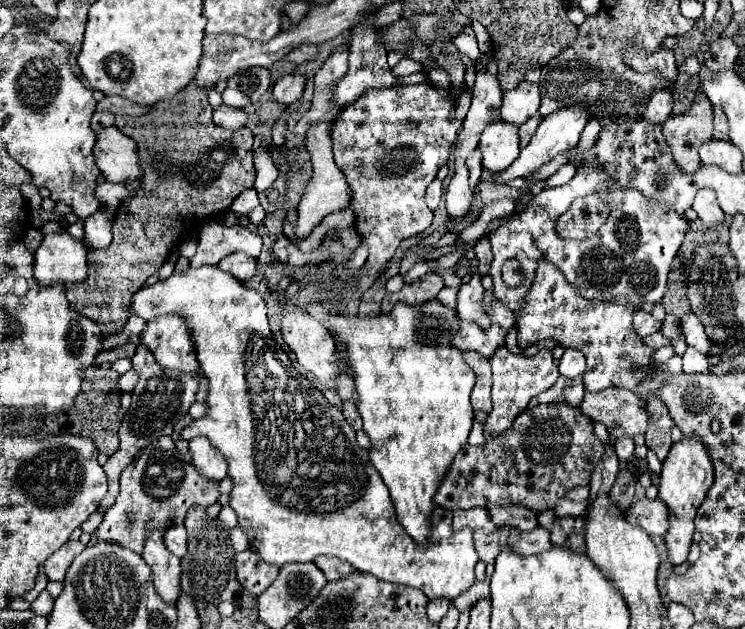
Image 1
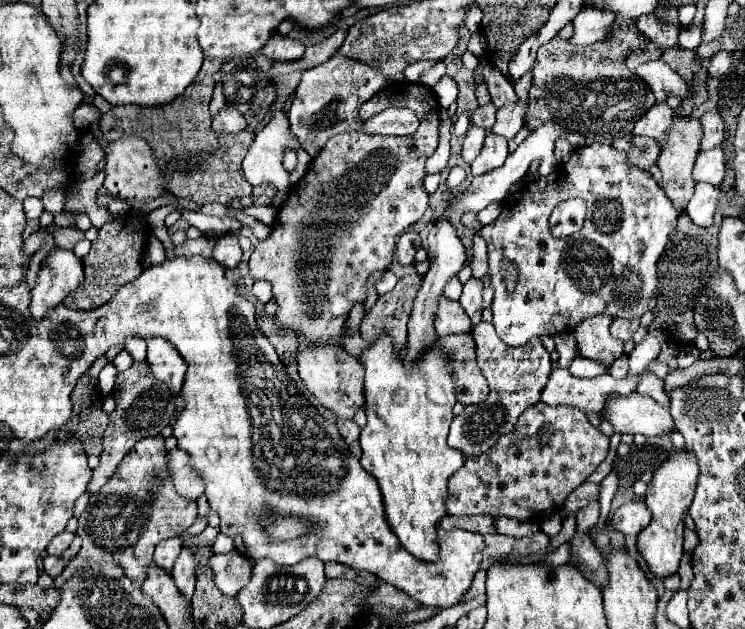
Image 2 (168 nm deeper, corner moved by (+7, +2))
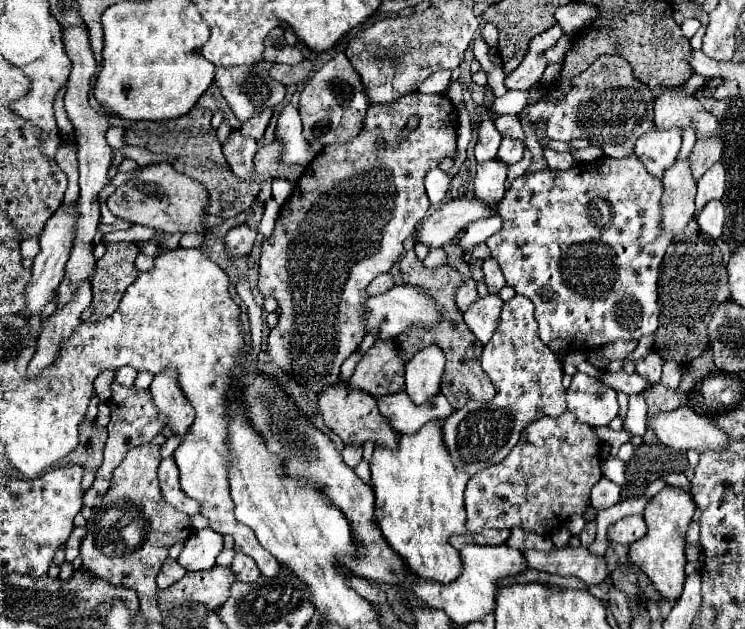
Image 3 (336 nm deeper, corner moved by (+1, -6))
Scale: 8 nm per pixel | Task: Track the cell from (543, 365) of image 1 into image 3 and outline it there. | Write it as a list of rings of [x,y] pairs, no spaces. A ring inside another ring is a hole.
[[[515,295],[507,301],[495,335],[483,347],[481,365],[497,387],[497,395],[489,403],[469,401],[453,415],[439,419],[443,443],[455,467],[467,471],[471,477],[503,461],[529,423],[547,415],[559,417],[567,411],[565,387],[561,385],[563,363],[539,339],[533,309],[533,303],[523,295]]]

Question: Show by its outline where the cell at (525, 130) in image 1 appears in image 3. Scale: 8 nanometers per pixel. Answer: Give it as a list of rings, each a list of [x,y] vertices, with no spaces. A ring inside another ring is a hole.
[[[525,149],[523,159],[521,159],[519,163],[515,163],[515,165],[511,165],[511,167],[509,167],[509,175],[507,175],[507,179],[509,179],[509,181],[513,181],[513,179],[521,177],[521,175],[527,171],[529,163],[531,163],[531,151],[529,151],[529,149]]]

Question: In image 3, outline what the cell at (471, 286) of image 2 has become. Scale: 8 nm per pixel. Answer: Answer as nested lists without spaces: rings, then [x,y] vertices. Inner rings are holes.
[[[487,295],[483,299],[477,299],[477,303],[473,303],[469,311],[463,313],[465,323],[471,327],[471,331],[483,345],[493,337],[499,325],[501,307],[503,307],[503,301],[499,295]]]

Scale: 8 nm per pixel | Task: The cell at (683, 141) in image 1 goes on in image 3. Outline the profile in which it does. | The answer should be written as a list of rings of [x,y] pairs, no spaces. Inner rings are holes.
[[[675,161],[663,177],[661,197],[661,227],[667,233],[679,235],[695,215],[695,181],[691,179],[689,161]]]

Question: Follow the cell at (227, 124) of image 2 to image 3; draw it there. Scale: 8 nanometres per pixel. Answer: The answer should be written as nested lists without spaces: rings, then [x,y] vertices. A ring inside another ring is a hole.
[[[233,131],[227,143],[223,145],[223,153],[225,153],[227,163],[231,165],[231,171],[239,179],[247,179],[247,181],[255,179],[255,169],[253,169],[253,157],[257,153],[255,139],[247,139],[239,131]]]

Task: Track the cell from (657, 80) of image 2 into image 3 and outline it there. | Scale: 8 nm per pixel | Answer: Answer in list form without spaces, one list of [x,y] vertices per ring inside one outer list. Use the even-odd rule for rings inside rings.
[[[667,87],[655,99],[655,127],[659,129],[695,129],[697,135],[713,137],[717,131],[717,119],[703,109],[697,97],[677,93],[679,87]]]

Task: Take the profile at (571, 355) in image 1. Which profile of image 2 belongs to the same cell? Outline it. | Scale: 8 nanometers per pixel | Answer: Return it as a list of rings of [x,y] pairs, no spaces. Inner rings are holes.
[[[577,355],[569,365],[569,373],[575,377],[597,377],[607,371],[609,371],[609,367],[601,367],[599,363],[593,363],[581,355]]]

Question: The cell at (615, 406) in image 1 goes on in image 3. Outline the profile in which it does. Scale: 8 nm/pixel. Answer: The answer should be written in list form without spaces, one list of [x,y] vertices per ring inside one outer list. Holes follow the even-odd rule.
[[[679,407],[649,417],[647,427],[657,433],[657,439],[663,445],[677,451],[721,451],[729,445],[729,435],[713,425],[705,415],[691,411],[691,407]]]

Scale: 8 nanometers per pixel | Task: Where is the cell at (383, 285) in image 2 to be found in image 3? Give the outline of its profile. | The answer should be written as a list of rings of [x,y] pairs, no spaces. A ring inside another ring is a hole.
[[[385,273],[385,275],[375,277],[375,279],[367,285],[367,293],[369,293],[369,295],[381,295],[381,293],[389,291],[393,285],[395,285],[395,283],[393,283],[393,277],[391,277],[389,273]]]

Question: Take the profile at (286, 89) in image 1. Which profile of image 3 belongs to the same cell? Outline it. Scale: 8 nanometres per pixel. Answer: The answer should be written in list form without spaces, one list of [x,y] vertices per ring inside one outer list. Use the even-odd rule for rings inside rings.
[[[263,111],[263,113],[255,115],[255,119],[249,119],[247,123],[243,123],[239,131],[241,131],[243,135],[247,135],[247,137],[251,137],[251,139],[255,139],[255,141],[259,141],[259,139],[263,137],[263,133],[265,133],[265,127],[269,125],[271,113],[273,113],[273,111]]]

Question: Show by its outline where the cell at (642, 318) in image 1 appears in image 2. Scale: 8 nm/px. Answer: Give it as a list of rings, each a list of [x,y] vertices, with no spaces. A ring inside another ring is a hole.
[[[615,319],[611,325],[611,335],[621,341],[629,341],[637,331],[637,327],[639,327],[639,319]]]

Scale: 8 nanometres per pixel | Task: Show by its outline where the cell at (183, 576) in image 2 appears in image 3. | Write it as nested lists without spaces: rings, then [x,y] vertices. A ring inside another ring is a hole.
[[[211,527],[197,529],[183,543],[183,551],[179,555],[179,563],[187,571],[203,571],[215,565],[217,555],[223,549],[223,535],[215,533]]]

